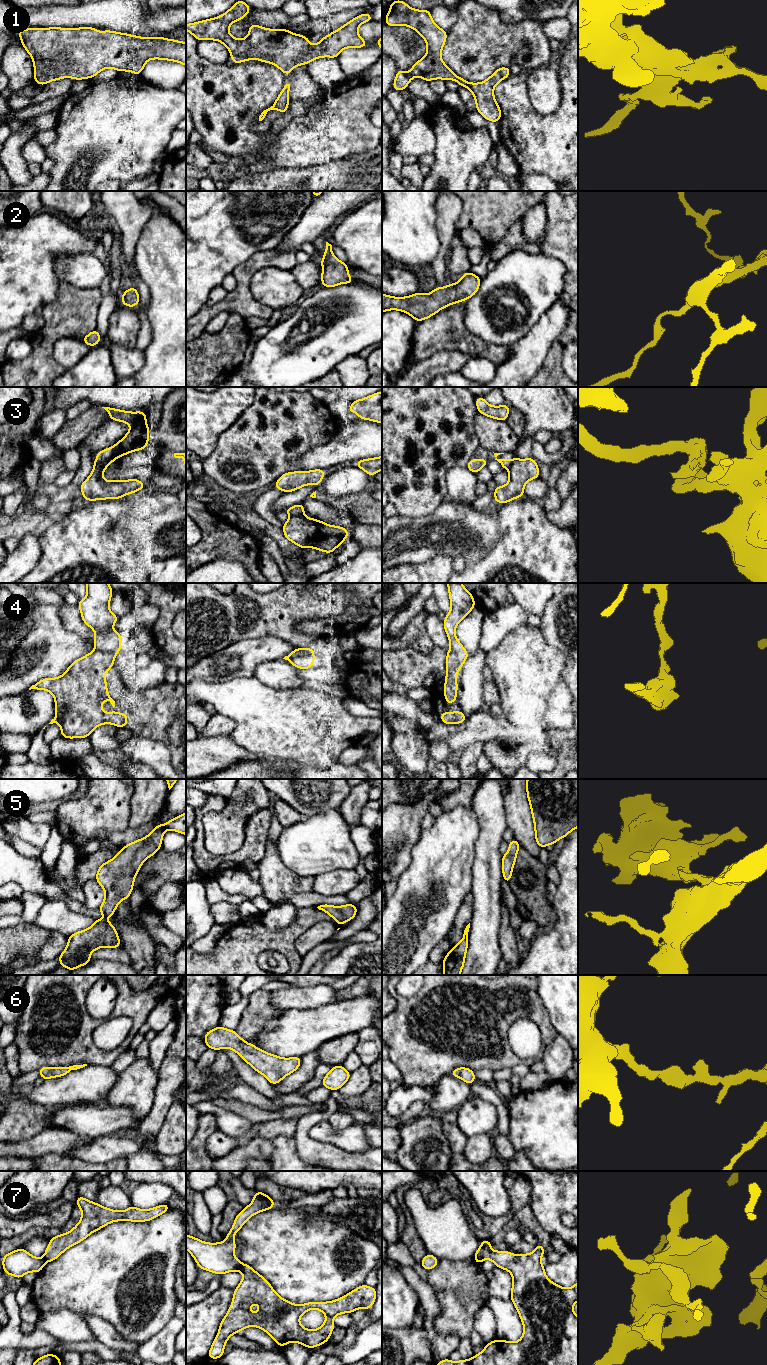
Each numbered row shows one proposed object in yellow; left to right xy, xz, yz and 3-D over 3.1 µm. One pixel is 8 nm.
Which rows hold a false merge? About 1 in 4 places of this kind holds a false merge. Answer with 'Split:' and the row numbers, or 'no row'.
Split: 4, 7

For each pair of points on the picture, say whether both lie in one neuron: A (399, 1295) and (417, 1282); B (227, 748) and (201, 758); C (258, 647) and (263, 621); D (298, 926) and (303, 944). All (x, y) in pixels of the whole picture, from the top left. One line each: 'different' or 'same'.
A: different
B: same
C: different
D: different

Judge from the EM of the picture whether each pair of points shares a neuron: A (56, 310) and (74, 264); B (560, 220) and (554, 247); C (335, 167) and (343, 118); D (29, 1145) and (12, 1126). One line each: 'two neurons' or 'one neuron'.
A: two neurons
B: one neuron
C: two neurons
D: two neurons

